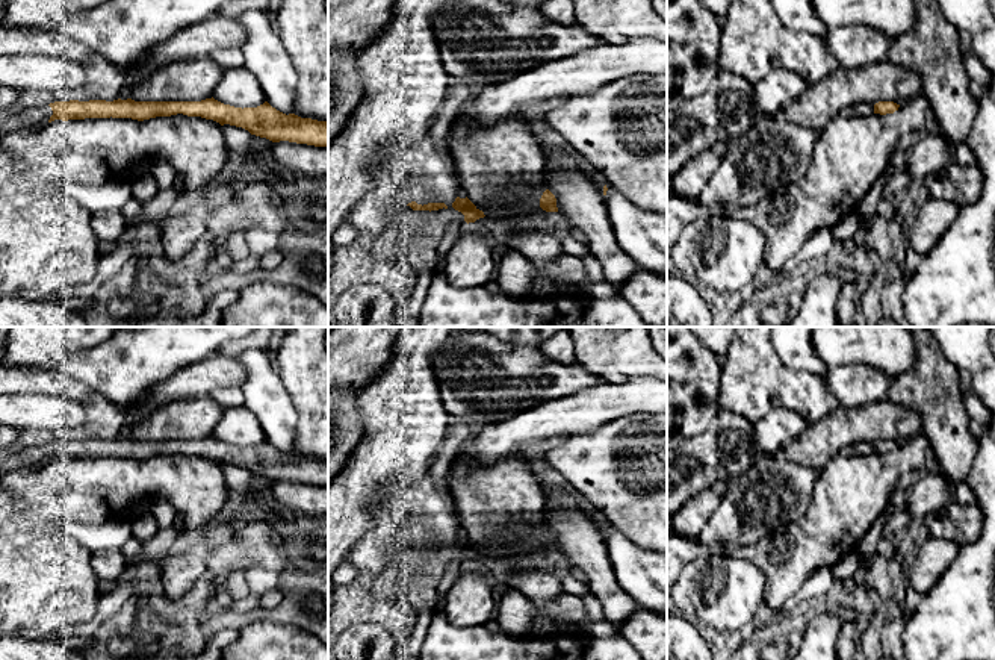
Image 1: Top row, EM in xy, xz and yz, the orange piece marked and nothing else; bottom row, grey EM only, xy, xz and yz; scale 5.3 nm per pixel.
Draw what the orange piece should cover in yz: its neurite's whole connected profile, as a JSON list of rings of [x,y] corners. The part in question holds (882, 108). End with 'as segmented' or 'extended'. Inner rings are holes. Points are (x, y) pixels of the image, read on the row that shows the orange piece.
[[[879,101],[876,104],[868,104],[868,103],[857,103],[853,106],[847,106],[841,111],[841,115],[844,117],[869,117],[873,114],[894,114],[898,111],[900,104],[894,101]]]; extended

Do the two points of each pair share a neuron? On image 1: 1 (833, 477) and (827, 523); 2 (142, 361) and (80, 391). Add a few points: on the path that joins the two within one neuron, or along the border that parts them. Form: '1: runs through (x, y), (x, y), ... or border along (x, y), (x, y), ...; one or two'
1: runs through (833, 488), (833, 512); one
2: border along (62, 368), (97, 392); two

